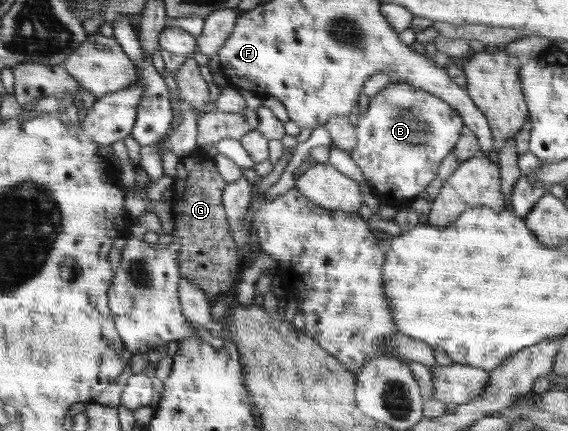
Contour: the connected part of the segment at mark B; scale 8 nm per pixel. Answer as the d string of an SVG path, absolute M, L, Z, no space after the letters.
M394 81L390 82L390 84L379 91L374 97L370 97L368 109L364 115L358 119L358 123L355 128L356 147L354 147L354 149L350 149L350 151L346 151L346 153L350 155L358 167L360 167L364 173L364 176L368 179L366 183L369 185L371 191L380 203L400 207L406 206L407 204L410 205L411 201L418 197L418 193L425 191L428 184L437 178L437 173L440 171L441 164L449 153L453 151L453 148L456 147L457 141L461 137L461 132L464 128L464 119L461 117L461 114L457 112L457 110L455 110L451 105L448 105L446 101L442 101L440 97L436 97L435 94L428 93L428 91L424 91L424 89L418 89L418 87L414 87L414 85L408 85L408 83Z

